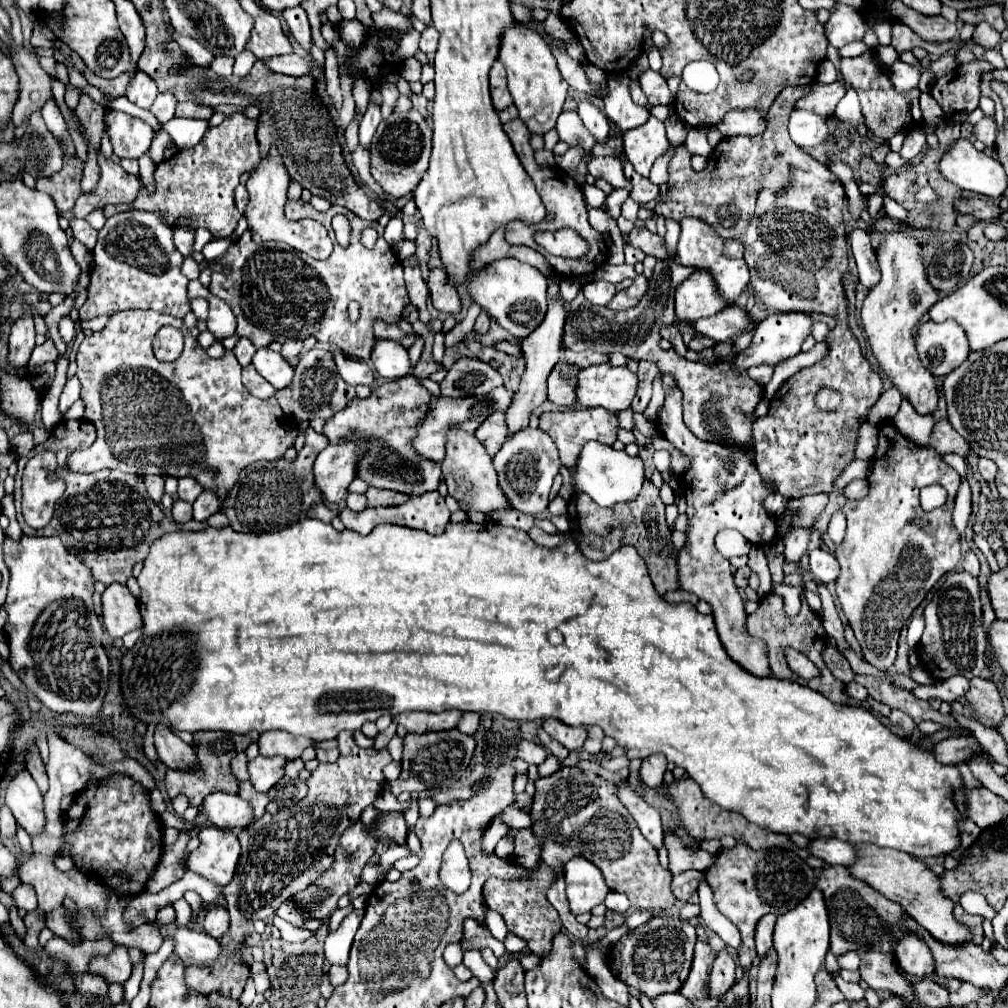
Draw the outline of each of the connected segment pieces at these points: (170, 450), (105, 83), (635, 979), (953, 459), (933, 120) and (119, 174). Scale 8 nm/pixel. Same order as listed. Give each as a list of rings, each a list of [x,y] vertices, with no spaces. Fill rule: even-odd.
[[[119,311],[115,313],[109,323],[105,325],[105,329],[93,333],[91,337],[85,337],[83,343],[79,345],[79,353],[77,353],[77,377],[81,381],[81,399],[85,403],[85,419],[91,421],[95,427],[97,427],[97,439],[91,447],[87,449],[77,449],[75,453],[69,455],[67,459],[67,469],[71,473],[95,473],[95,471],[101,471],[101,469],[119,469],[123,473],[137,473],[137,475],[163,475],[163,477],[193,477],[195,481],[199,481],[205,489],[209,491],[215,491],[215,495],[219,497],[219,503],[221,503],[221,511],[223,511],[223,503],[227,501],[227,493],[231,493],[231,487],[235,487],[235,483],[239,481],[239,473],[249,465],[249,463],[255,463],[255,461],[279,461],[285,451],[289,447],[293,447],[297,435],[301,433],[301,427],[295,425],[287,415],[283,415],[279,403],[271,397],[271,399],[257,399],[253,397],[245,385],[241,383],[241,365],[239,361],[235,359],[233,351],[225,351],[223,357],[219,359],[211,359],[207,355],[207,351],[199,345],[199,343],[193,343],[193,337],[189,333],[189,329],[183,325],[181,319],[177,317],[171,317],[171,315],[163,315],[163,313],[157,313],[157,311]],[[163,325],[171,325],[171,327],[179,327],[183,331],[183,337],[185,337],[185,347],[183,347],[183,353],[173,361],[173,363],[161,363],[155,359],[153,355],[153,349],[151,349],[151,341],[155,337],[155,333],[163,327]]]
[[[89,69],[85,71],[87,81],[89,81],[91,85],[95,85],[97,89],[101,89],[103,93],[109,93],[111,97],[125,95],[125,87],[129,85],[129,79],[131,79],[133,75],[135,75],[135,73],[131,73],[131,75],[121,75],[121,77],[113,79],[113,81],[109,81],[109,79],[101,79],[101,77],[97,77],[97,75],[95,75],[95,73],[91,73]]]
[[[657,915],[641,927],[633,929],[629,935],[621,937],[619,943],[609,949],[609,967],[617,979],[629,987],[643,991],[649,999],[661,993],[675,993],[681,989],[683,981],[689,975],[695,941],[697,935],[691,923],[669,915]]]
[[[947,455],[945,459],[947,459],[947,463],[949,463],[957,473],[959,473],[962,480],[966,479],[967,465],[965,465],[965,459],[961,459],[959,455]]]
[[[921,93],[921,111],[927,125],[939,125],[943,119],[943,111],[939,103],[935,103],[935,99],[929,93]]]
[[[99,157],[101,165],[101,181],[91,193],[83,193],[71,213],[65,213],[65,217],[85,217],[89,211],[95,207],[105,207],[105,205],[129,205],[137,199],[141,191],[141,181],[139,175],[131,175],[123,171],[117,163],[111,159]]]

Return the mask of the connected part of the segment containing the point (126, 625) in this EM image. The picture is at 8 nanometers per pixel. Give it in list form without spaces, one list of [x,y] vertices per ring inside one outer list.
[[[107,585],[101,595],[103,601],[103,625],[113,639],[123,637],[125,633],[139,629],[143,625],[139,615],[137,599],[131,595],[127,585]]]

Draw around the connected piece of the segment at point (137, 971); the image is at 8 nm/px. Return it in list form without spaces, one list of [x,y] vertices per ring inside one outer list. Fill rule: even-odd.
[[[143,952],[143,959],[141,959],[141,961],[139,961],[139,963],[137,963],[137,965],[133,967],[133,971],[130,979],[128,979],[123,985],[124,999],[129,1003],[139,992],[140,983],[143,976],[142,966],[144,965],[145,957],[146,957],[146,953]]]

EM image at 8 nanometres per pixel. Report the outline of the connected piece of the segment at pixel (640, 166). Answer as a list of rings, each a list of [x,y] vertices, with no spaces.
[[[653,115],[641,127],[623,133],[623,151],[629,157],[631,165],[643,177],[649,175],[653,161],[665,153],[669,141],[665,137],[665,125]]]

